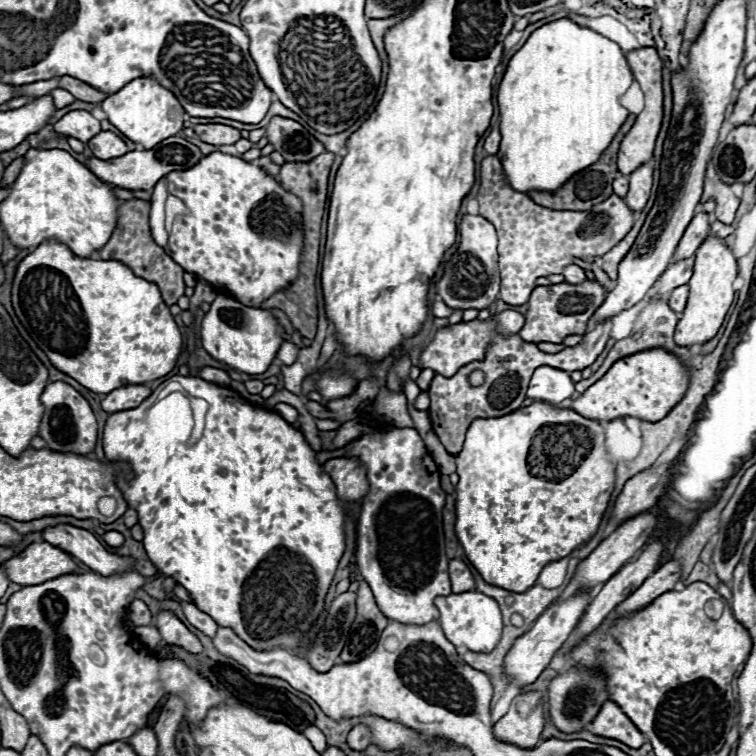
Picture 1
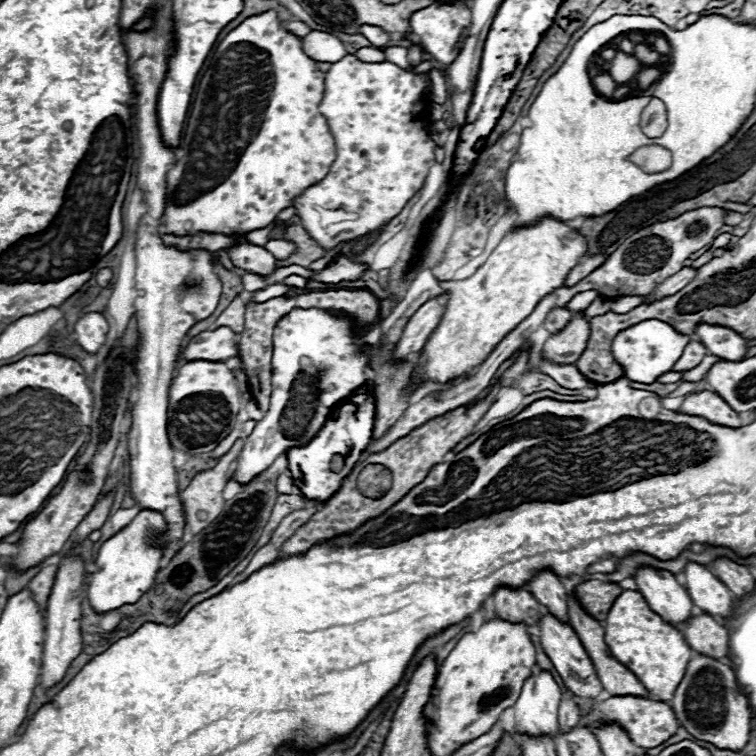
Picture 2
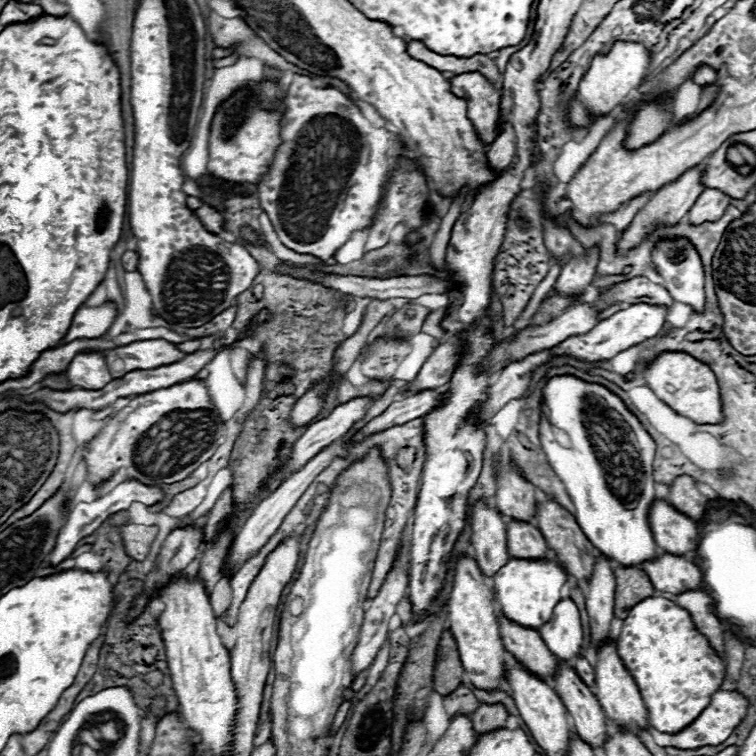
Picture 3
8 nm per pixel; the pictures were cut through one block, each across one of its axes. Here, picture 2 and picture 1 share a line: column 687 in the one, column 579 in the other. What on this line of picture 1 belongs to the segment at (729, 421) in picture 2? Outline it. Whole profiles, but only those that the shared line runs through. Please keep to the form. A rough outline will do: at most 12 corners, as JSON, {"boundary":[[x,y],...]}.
{"boundary":[[664,348],[618,360],[580,398],[590,420],[656,422],[686,394],[688,366]]}

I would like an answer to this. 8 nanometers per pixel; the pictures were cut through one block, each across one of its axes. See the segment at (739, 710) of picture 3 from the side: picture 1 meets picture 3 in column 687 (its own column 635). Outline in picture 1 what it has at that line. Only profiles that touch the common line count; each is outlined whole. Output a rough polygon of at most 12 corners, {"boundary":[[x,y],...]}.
{"boundary":[[610,700],[588,730],[620,740],[630,748],[644,744],[642,732]]}

